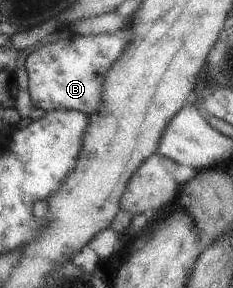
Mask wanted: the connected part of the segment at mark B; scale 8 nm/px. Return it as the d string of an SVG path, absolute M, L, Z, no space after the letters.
M126 29L86 35L68 32L68 37L58 37L28 53L23 66L29 99L34 108L44 112L62 109L96 113L98 101L102 101L102 77L130 45L130 35Z

